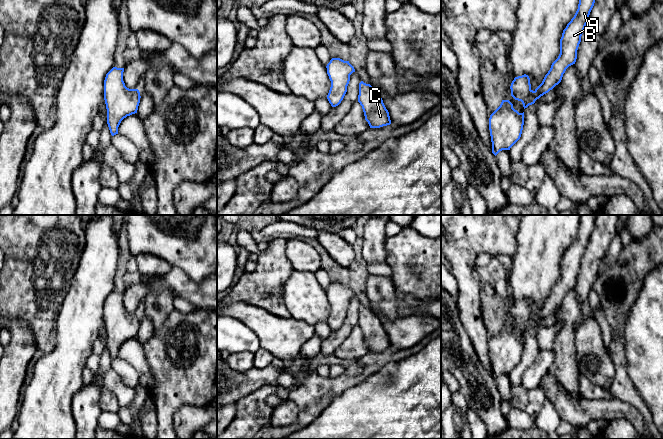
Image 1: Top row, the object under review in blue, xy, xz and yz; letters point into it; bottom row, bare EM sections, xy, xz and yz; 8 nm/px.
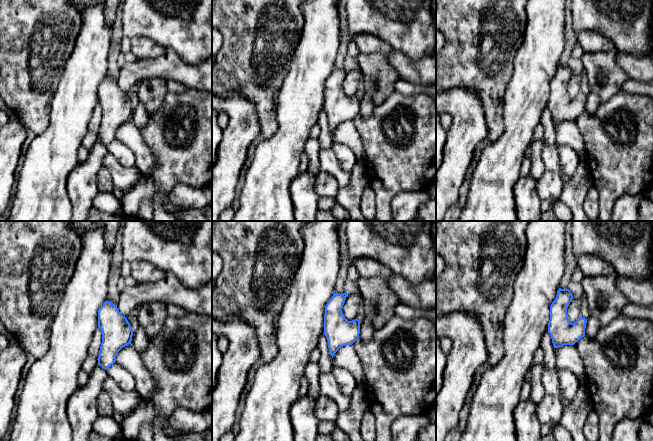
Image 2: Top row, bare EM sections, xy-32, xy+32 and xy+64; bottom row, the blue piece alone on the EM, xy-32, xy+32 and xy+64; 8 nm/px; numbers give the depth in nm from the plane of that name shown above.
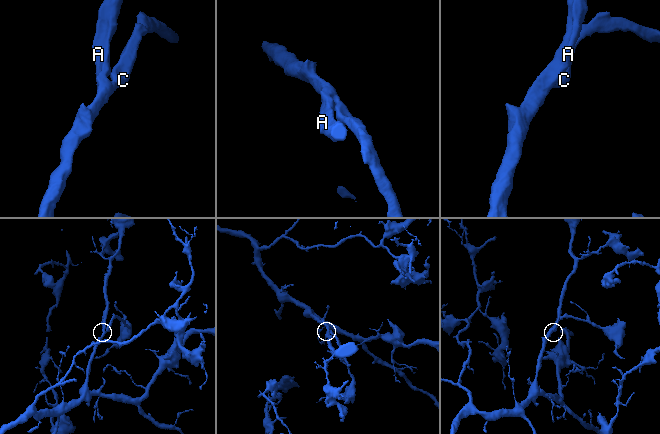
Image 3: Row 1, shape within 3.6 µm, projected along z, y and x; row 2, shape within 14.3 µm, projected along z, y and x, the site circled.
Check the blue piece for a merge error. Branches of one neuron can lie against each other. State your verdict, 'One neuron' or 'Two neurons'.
One neuron

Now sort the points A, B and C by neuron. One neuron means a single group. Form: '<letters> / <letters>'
A B C

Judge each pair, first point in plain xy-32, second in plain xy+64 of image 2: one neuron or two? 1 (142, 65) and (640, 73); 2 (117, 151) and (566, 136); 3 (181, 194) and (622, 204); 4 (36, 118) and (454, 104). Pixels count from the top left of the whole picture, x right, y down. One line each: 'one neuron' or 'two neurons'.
1: one neuron
2: two neurons
3: one neuron
4: two neurons

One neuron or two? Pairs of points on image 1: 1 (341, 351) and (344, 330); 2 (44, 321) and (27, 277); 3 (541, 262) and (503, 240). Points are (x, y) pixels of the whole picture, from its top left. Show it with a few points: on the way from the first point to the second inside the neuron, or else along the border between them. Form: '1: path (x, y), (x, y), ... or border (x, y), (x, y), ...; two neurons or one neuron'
1: border (357, 324), (333, 353); two neurons
2: path (40, 310), (32, 288); one neuron
3: border (520, 225), (517, 231), (516, 248), (510, 257); two neurons

